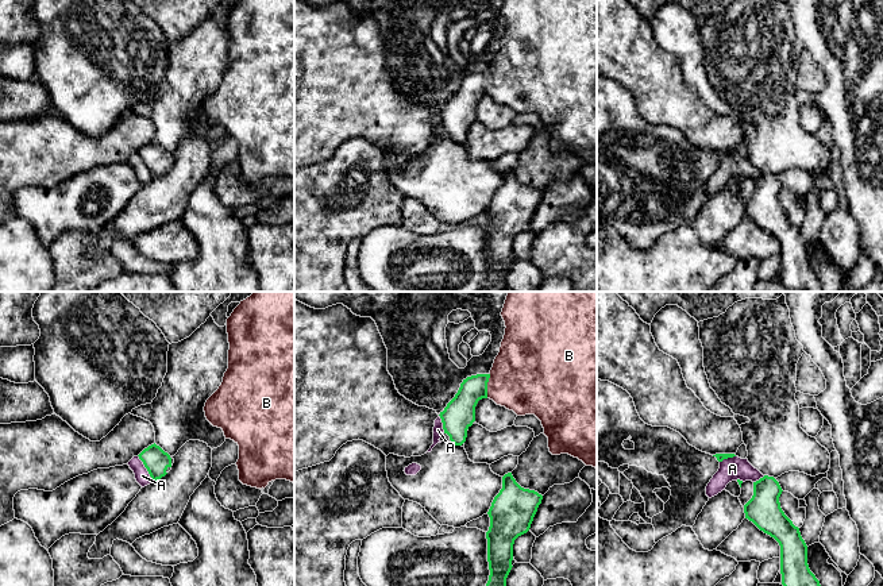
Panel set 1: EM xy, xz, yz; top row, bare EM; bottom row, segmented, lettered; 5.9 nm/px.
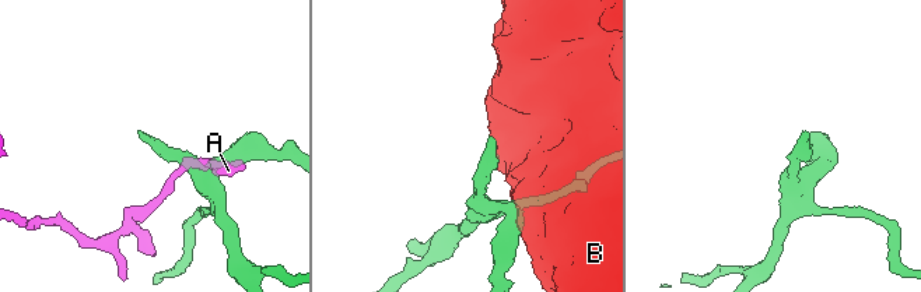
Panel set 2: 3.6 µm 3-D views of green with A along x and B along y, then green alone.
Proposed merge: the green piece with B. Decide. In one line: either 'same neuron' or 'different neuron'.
same neuron

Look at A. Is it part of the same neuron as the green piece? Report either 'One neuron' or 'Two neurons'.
Two neurons

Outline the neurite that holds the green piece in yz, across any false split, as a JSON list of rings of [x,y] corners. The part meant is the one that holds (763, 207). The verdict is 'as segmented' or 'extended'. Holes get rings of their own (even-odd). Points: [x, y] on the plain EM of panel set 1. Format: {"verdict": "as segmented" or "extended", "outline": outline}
{"verdict": "as segmented", "outline": [[[764,173],[753,180],[753,193],[744,203],[745,216],[779,240],[782,282],[787,288],[802,292],[822,292],[820,278],[809,266],[807,243],[799,225],[780,205],[782,189],[774,174]]]}

